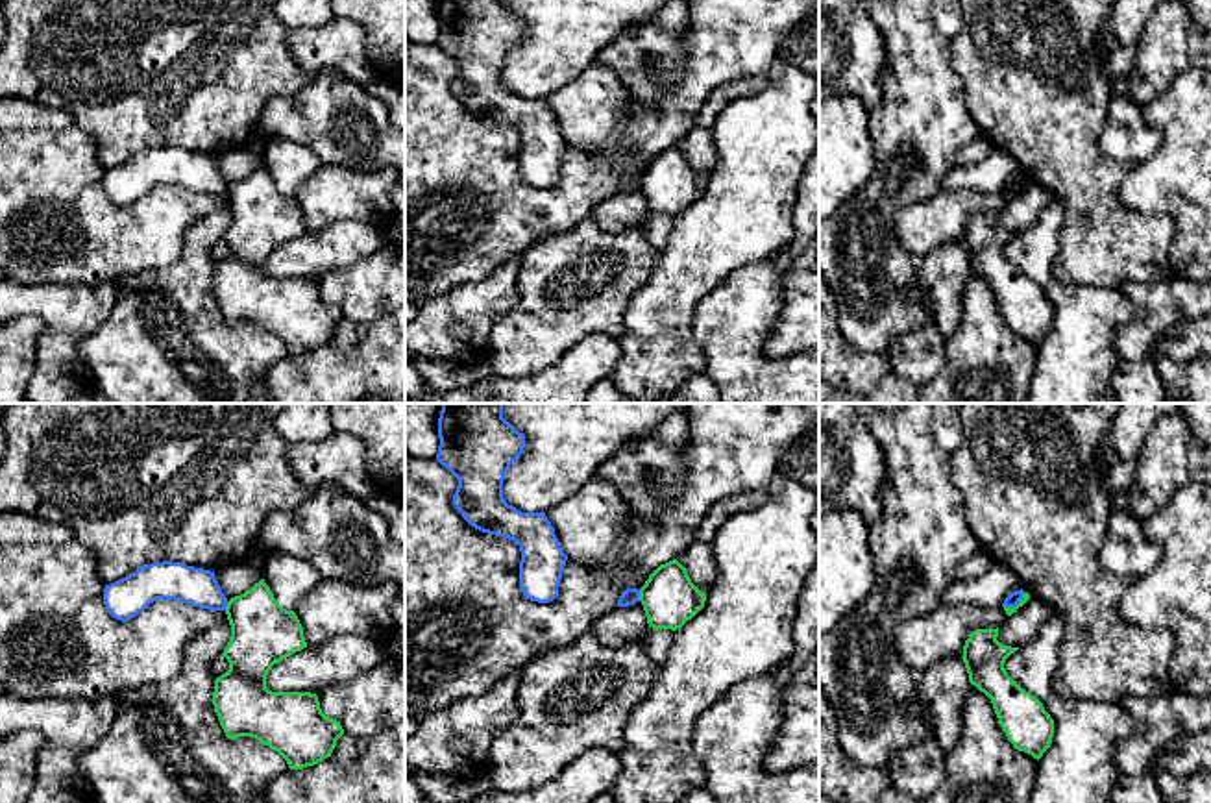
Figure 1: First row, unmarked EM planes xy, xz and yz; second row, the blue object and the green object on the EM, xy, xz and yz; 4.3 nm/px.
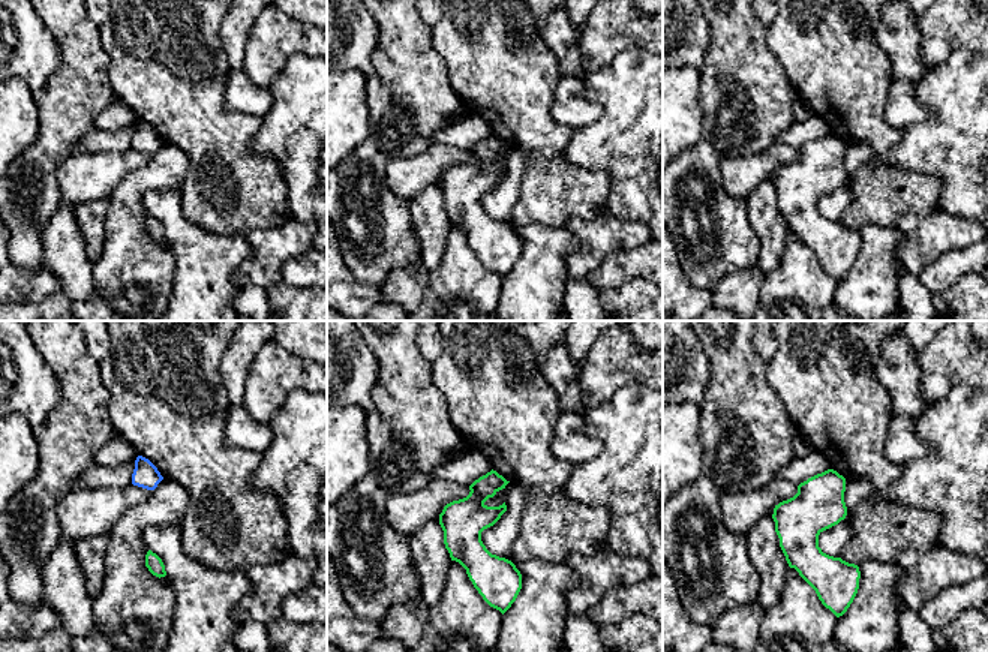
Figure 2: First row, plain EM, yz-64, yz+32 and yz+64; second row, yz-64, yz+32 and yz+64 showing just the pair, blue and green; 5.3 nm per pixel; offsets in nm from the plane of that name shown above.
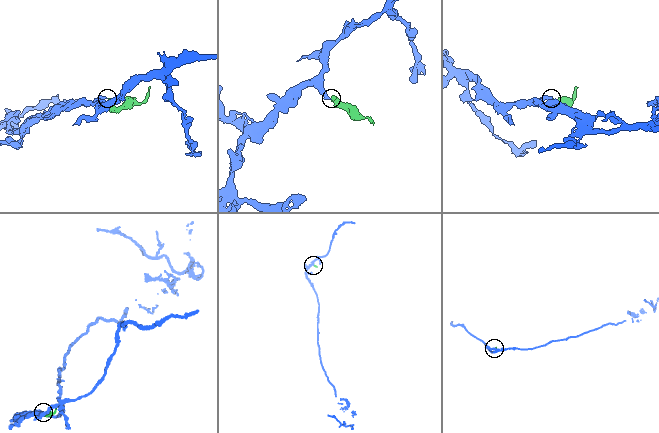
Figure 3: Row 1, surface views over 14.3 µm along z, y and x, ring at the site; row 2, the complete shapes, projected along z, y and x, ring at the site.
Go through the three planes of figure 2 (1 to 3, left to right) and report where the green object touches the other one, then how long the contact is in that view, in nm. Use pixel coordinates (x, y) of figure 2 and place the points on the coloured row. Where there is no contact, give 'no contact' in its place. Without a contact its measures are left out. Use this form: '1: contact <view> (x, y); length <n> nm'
1: no contact
2: no contact
3: no contact

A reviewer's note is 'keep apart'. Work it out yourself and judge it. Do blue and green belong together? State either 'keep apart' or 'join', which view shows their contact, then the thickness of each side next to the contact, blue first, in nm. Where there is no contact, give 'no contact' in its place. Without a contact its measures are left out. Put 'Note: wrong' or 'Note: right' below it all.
keep apart | xz | 70/240 nm
Note: right

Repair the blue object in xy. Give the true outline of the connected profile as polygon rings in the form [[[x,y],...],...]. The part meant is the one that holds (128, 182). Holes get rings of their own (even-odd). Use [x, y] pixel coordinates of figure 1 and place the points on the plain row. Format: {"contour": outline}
{"contour": [[[172,146],[141,152],[104,174],[104,191],[120,207],[135,204],[157,185],[174,185],[209,196],[227,192],[214,157]]]}

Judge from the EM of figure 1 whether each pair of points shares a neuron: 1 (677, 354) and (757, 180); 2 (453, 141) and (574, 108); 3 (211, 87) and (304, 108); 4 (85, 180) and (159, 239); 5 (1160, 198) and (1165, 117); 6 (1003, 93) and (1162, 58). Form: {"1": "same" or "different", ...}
{"1": "same", "2": "different", "3": "different", "4": "same", "5": "same", "6": "different"}

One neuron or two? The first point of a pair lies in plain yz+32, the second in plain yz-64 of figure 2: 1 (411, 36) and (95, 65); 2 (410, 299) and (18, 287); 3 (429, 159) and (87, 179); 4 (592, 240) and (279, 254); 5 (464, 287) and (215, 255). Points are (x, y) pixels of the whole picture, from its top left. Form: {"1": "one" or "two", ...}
{"1": "one", "2": "two", "3": "one", "4": "one", "5": "two"}

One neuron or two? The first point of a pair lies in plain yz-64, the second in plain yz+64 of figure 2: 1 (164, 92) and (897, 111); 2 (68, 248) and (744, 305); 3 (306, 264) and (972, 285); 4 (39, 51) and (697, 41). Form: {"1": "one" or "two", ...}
{"1": "two", "2": "one", "3": "two", "4": "one"}

